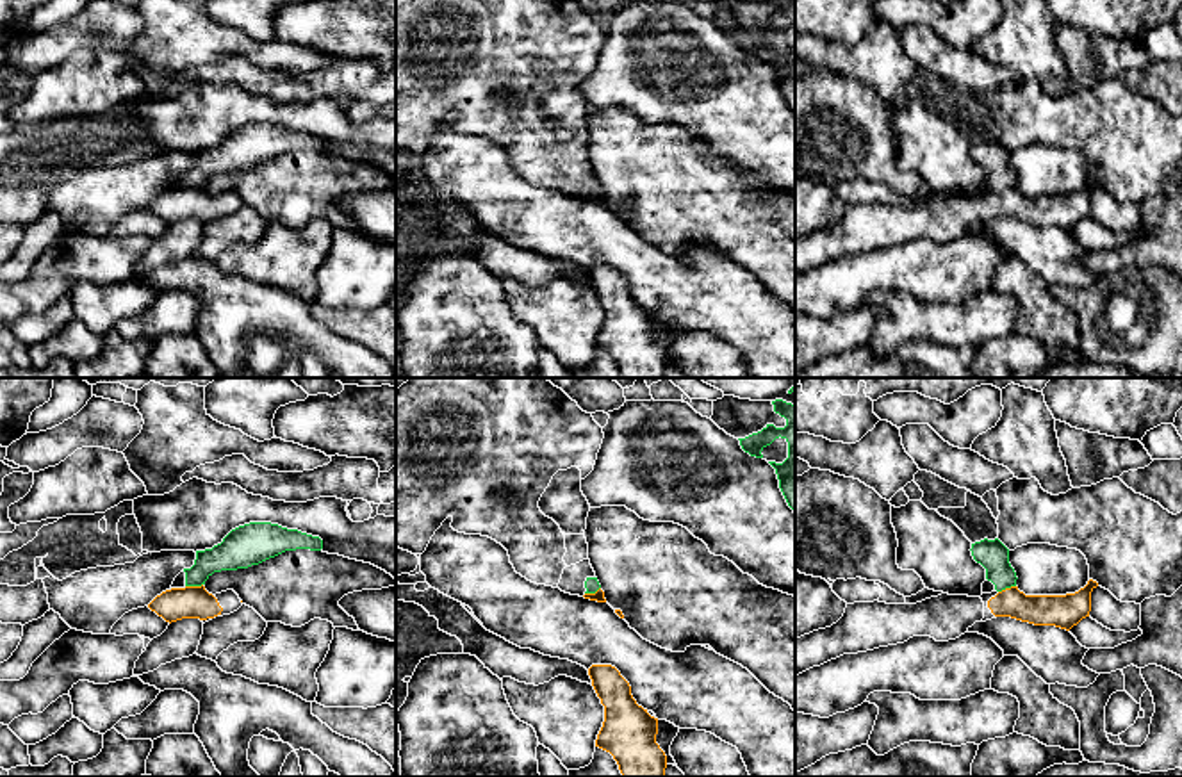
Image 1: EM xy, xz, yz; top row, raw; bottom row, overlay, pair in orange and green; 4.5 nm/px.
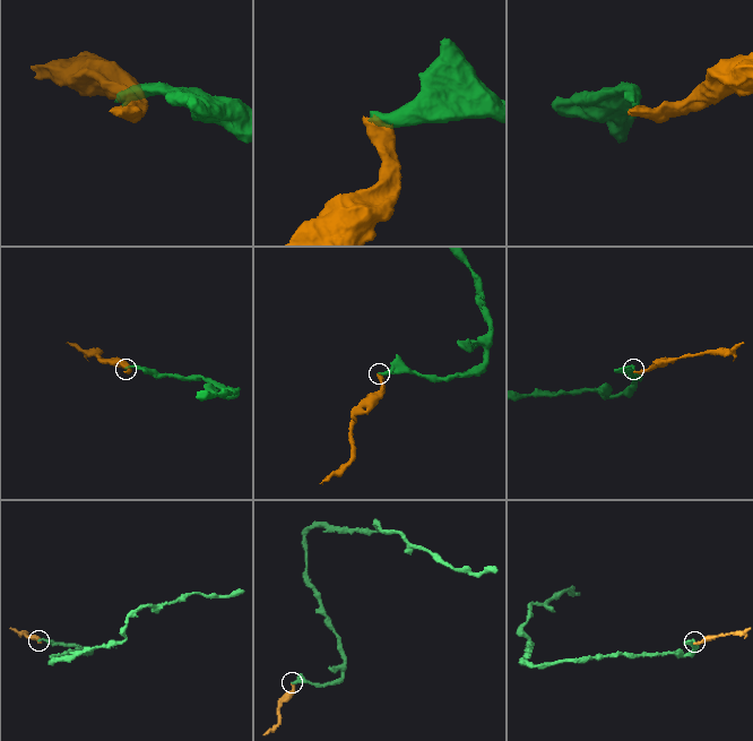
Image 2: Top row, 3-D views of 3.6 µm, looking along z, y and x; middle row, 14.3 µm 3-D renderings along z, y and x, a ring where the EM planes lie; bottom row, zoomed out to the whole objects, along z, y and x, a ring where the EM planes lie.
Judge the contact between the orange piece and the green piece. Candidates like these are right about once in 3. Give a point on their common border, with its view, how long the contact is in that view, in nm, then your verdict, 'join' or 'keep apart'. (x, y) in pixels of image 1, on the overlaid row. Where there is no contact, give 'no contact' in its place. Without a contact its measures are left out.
xy (193, 587) | 80 nm | keep apart

